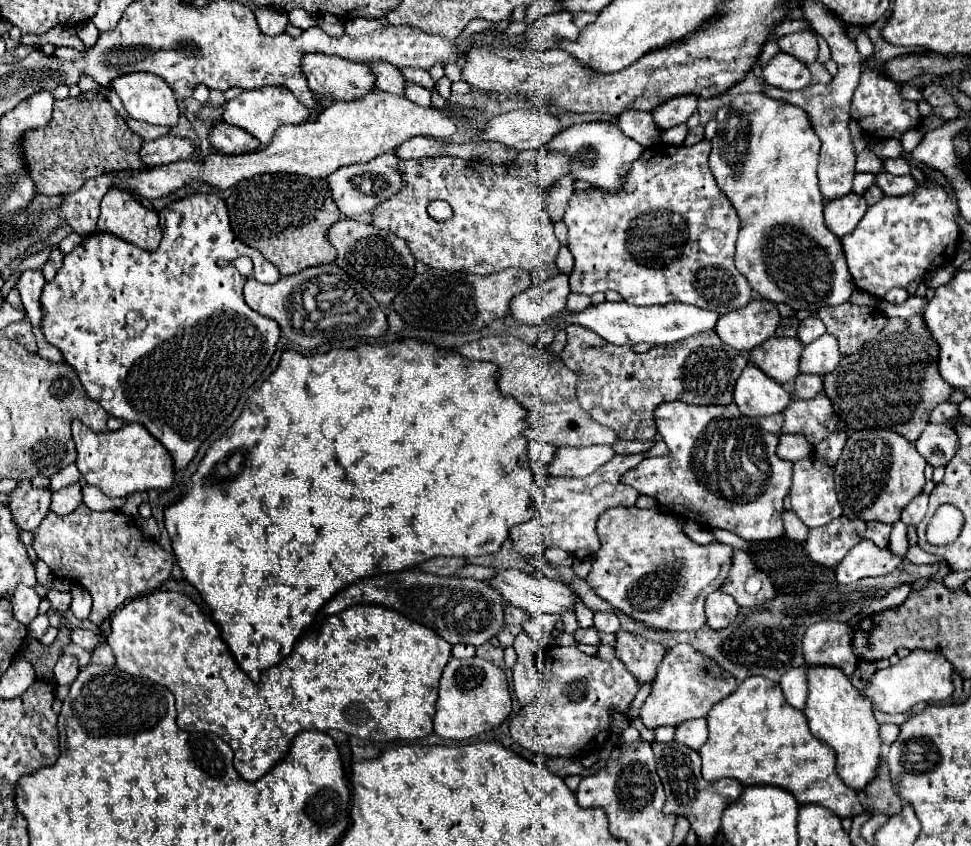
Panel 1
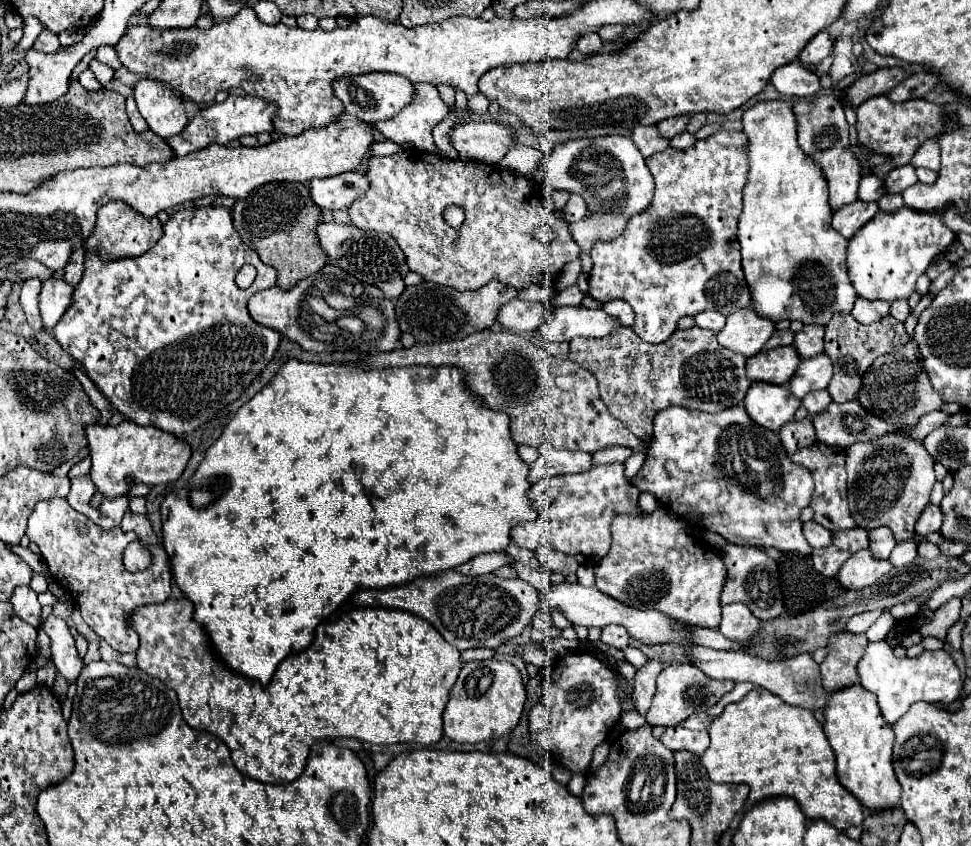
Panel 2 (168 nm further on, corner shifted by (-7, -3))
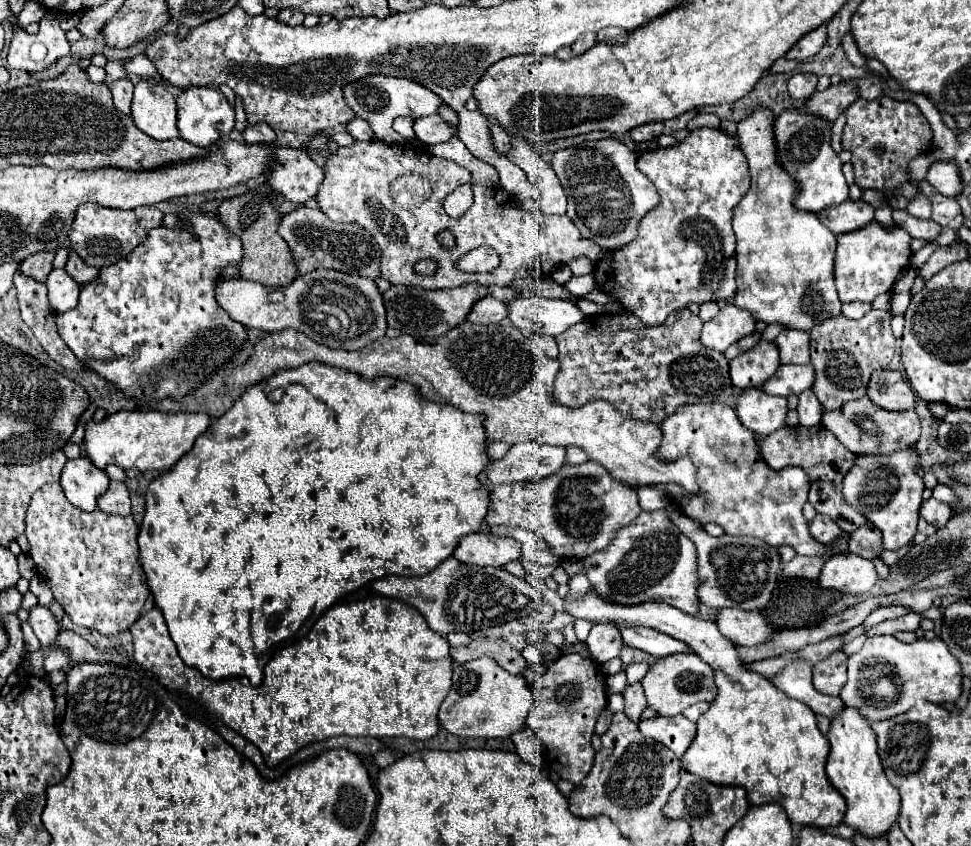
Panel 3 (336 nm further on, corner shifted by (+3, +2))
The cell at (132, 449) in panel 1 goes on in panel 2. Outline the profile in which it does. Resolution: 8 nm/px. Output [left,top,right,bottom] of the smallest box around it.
[85,420,191,506]

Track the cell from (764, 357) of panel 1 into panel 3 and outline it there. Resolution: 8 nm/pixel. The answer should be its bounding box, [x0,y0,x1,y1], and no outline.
[729,341,779,391]

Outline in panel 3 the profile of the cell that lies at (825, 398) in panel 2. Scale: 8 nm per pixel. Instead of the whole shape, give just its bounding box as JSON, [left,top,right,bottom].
[797,389,821,427]

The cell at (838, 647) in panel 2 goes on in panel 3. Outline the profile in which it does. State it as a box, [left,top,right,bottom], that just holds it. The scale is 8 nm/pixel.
[813,651,847,695]

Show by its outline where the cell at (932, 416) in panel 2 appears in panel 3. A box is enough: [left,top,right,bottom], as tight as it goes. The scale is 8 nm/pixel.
[821,397,921,455]

